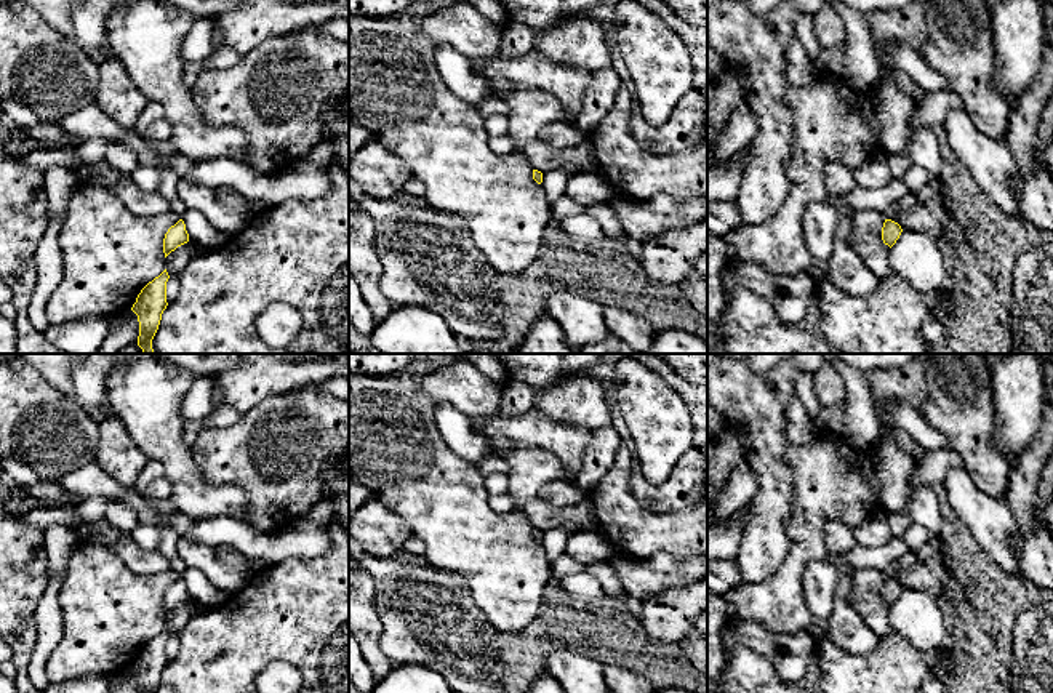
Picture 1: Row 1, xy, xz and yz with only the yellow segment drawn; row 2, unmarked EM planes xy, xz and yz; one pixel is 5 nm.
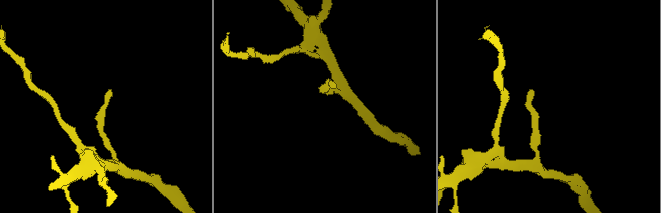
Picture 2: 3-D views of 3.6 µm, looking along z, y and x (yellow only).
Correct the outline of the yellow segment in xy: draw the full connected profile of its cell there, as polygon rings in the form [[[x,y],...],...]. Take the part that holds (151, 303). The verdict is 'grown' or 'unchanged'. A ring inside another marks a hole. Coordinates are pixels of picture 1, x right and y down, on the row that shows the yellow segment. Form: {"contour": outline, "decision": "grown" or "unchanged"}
{"contour": [[[166,269],[149,282],[136,298],[131,310],[138,315],[139,336],[138,346],[144,354],[154,354],[152,339],[158,330],[162,314],[166,309],[166,282],[170,275]]], "decision": "unchanged"}

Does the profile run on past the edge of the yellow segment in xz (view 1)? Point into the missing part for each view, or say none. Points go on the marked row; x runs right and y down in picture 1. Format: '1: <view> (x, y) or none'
1: none

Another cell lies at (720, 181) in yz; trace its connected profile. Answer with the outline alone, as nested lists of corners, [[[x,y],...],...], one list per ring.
[[[747,147],[739,150],[725,168],[707,168],[707,202],[728,200],[730,190],[738,190],[747,162]]]

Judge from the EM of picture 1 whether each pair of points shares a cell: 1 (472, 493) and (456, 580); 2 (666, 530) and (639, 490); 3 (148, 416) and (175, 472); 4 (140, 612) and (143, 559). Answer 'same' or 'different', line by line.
1: different
2: different
3: same
4: different

